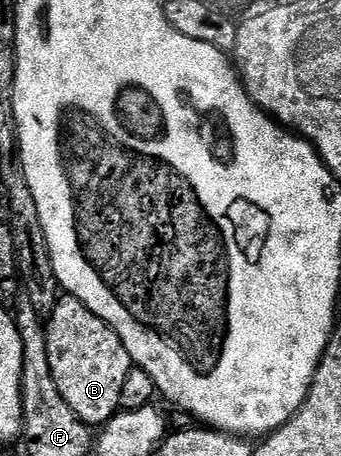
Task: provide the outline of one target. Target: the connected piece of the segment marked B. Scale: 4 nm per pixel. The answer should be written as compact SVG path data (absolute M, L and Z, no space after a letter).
M71 296L58 298L56 307L47 315L44 331L50 372L54 372L54 384L58 384L62 400L89 426L103 427L120 410L122 384L126 384L126 376L134 365L118 332L106 320L94 316L82 300Z

